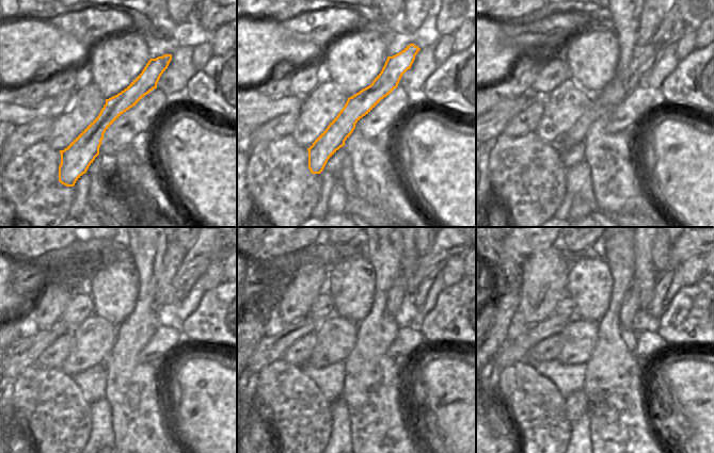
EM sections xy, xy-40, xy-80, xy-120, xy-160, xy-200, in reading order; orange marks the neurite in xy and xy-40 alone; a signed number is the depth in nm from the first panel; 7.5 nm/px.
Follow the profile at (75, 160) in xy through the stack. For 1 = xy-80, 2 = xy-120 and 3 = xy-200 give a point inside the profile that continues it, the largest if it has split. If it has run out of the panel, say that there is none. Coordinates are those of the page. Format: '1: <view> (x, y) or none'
1: xy-80 (670, 30)
2: xy-120 (206, 248)
3: xy-200 (682, 248)

